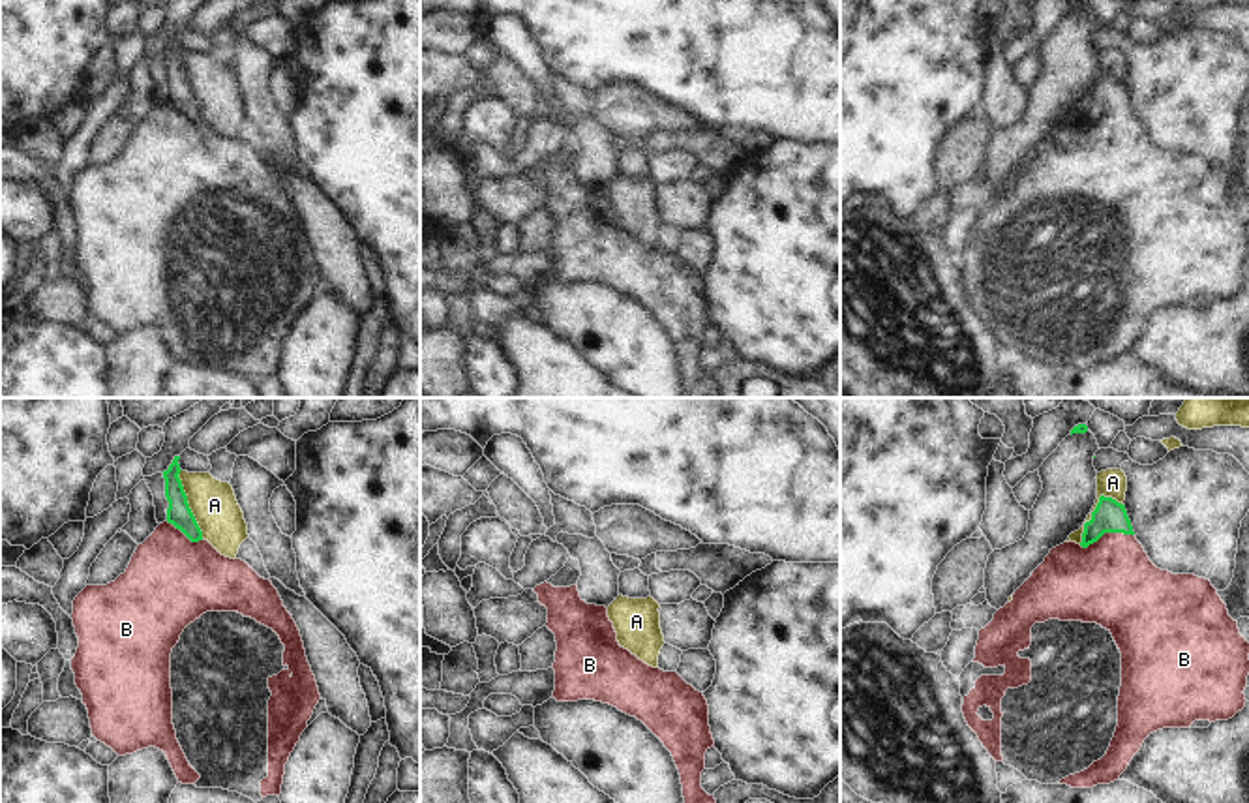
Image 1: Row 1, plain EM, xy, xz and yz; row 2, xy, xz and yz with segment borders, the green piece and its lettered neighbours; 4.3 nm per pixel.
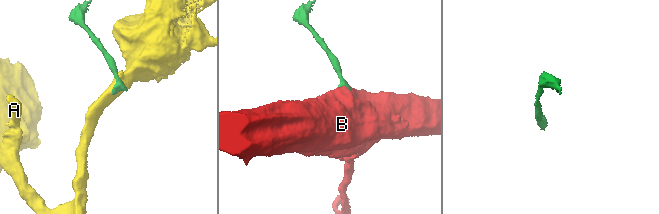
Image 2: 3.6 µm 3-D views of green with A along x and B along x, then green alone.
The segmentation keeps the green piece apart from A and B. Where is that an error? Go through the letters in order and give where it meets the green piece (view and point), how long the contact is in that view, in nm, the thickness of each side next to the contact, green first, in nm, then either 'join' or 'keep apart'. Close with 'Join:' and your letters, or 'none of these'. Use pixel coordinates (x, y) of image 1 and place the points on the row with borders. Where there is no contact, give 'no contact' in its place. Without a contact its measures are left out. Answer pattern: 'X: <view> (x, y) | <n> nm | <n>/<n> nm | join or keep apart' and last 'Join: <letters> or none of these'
A: yz (1096, 509) | 260 nm | 140/130 nm | keep apart
B: yz (1105, 531) | 240 nm | 140/380 nm | join
Join: B

